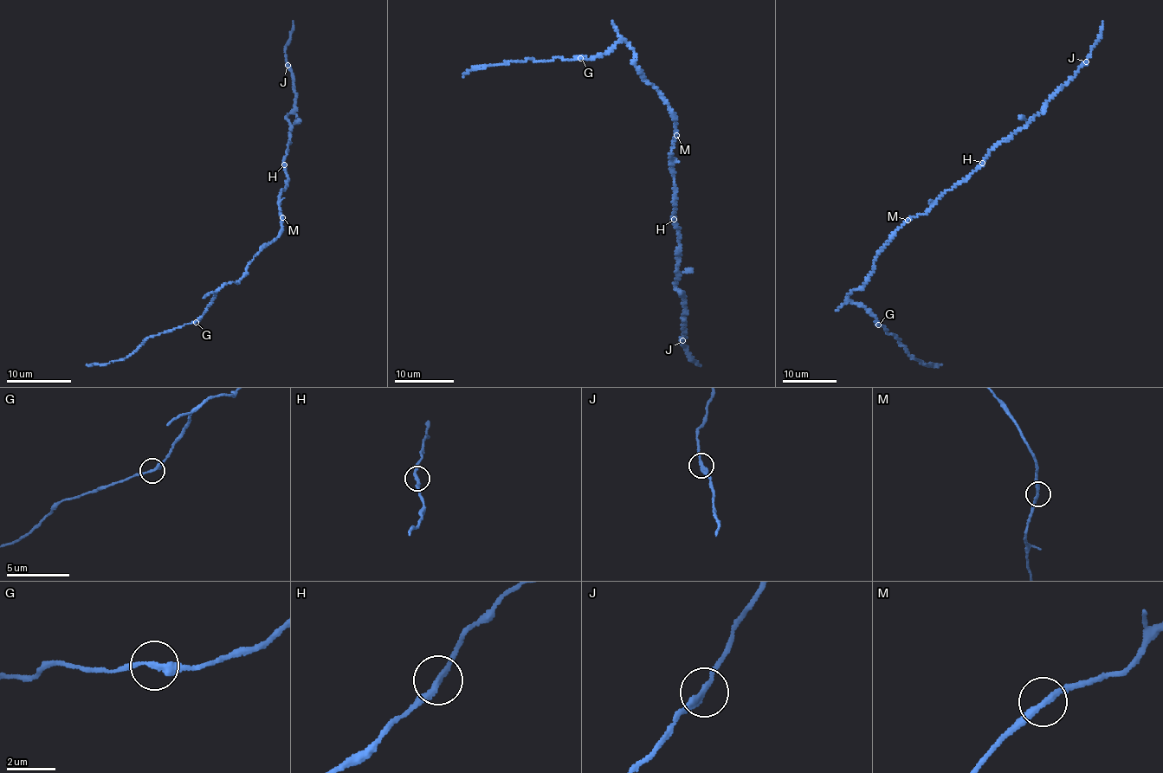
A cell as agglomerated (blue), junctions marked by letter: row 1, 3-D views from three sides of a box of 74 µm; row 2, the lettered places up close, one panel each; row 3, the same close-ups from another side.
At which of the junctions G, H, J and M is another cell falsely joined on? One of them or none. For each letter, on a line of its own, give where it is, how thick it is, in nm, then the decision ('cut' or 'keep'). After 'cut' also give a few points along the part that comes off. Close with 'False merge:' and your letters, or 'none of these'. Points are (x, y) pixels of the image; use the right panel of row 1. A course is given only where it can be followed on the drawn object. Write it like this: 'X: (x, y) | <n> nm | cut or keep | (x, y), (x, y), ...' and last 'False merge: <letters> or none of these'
G: (878, 325) | 280 nm | keep
H: (982, 163) | 240 nm | keep
J: (1086, 61) | 260 nm | keep
M: (907, 220) | 260 nm | keep
False merge: none of these

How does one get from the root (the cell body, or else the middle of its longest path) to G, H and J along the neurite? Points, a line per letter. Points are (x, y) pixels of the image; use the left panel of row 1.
G: (280, 214), (281, 229), (276, 238), (254, 258), (240, 280), (230, 281), (216, 290), (210, 302), (196, 321)
H: (280, 214), (281, 193), (288, 186), (284, 164)
J: (280, 214), (280, 196), (288, 178), (283, 163), (291, 144), (287, 116), (296, 97), (287, 65)

